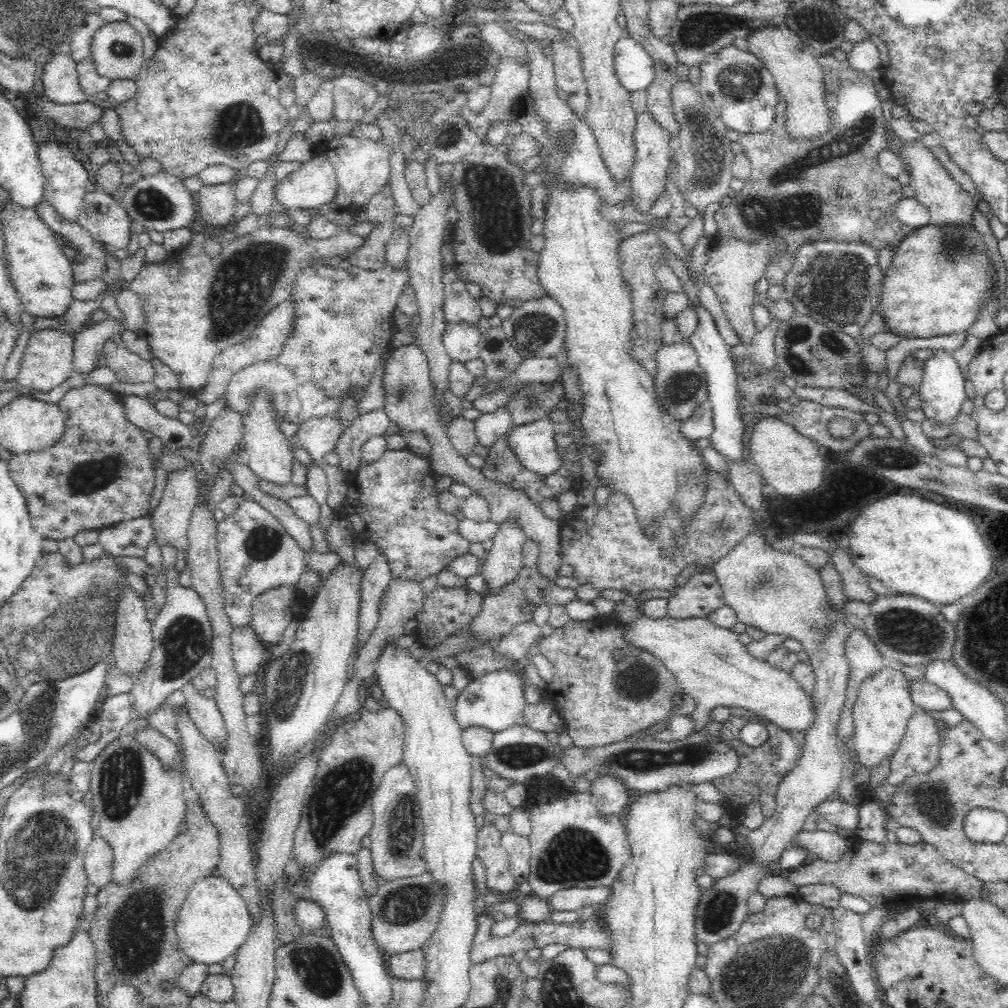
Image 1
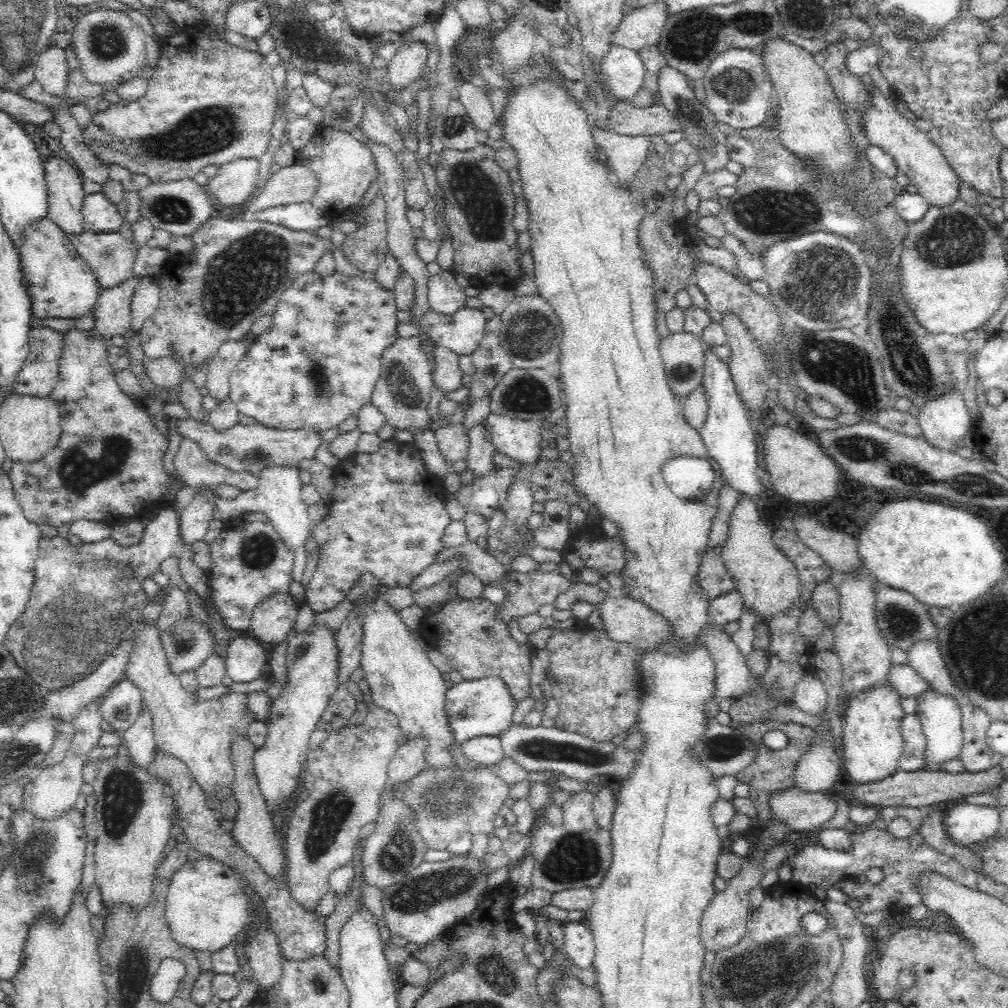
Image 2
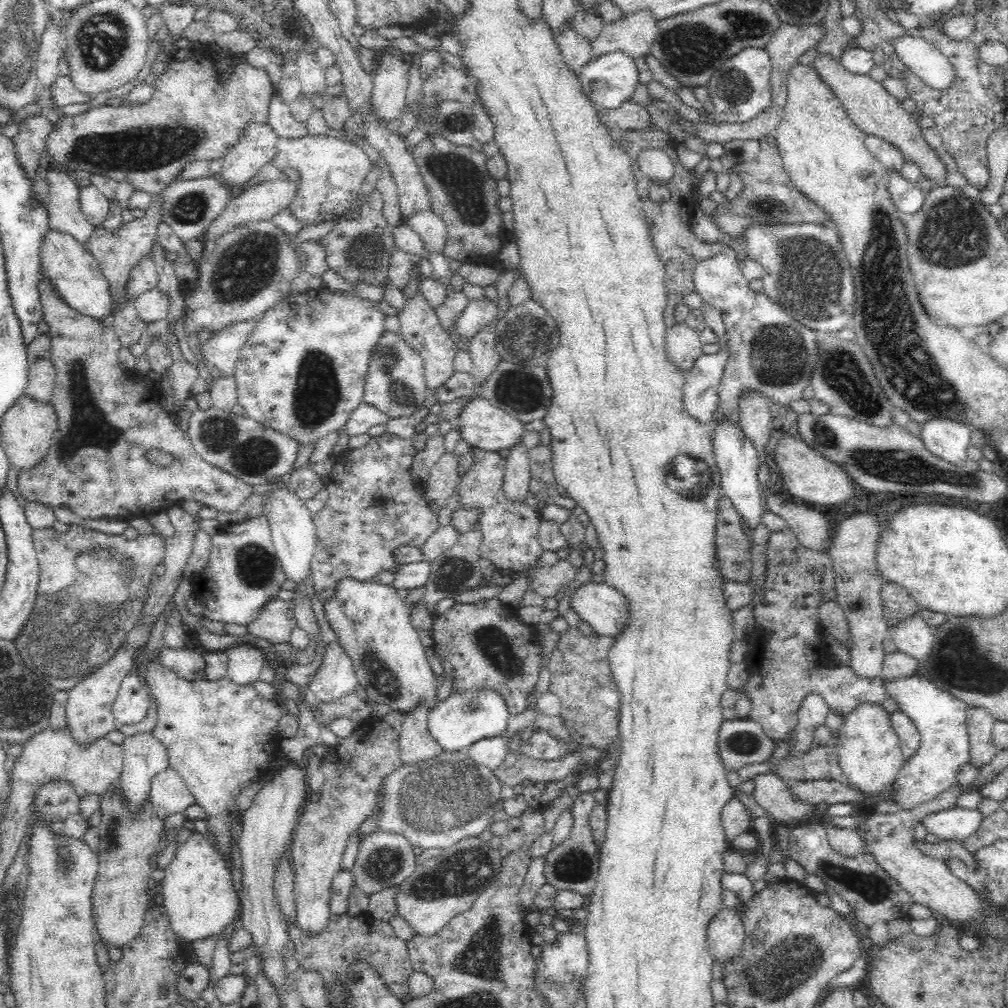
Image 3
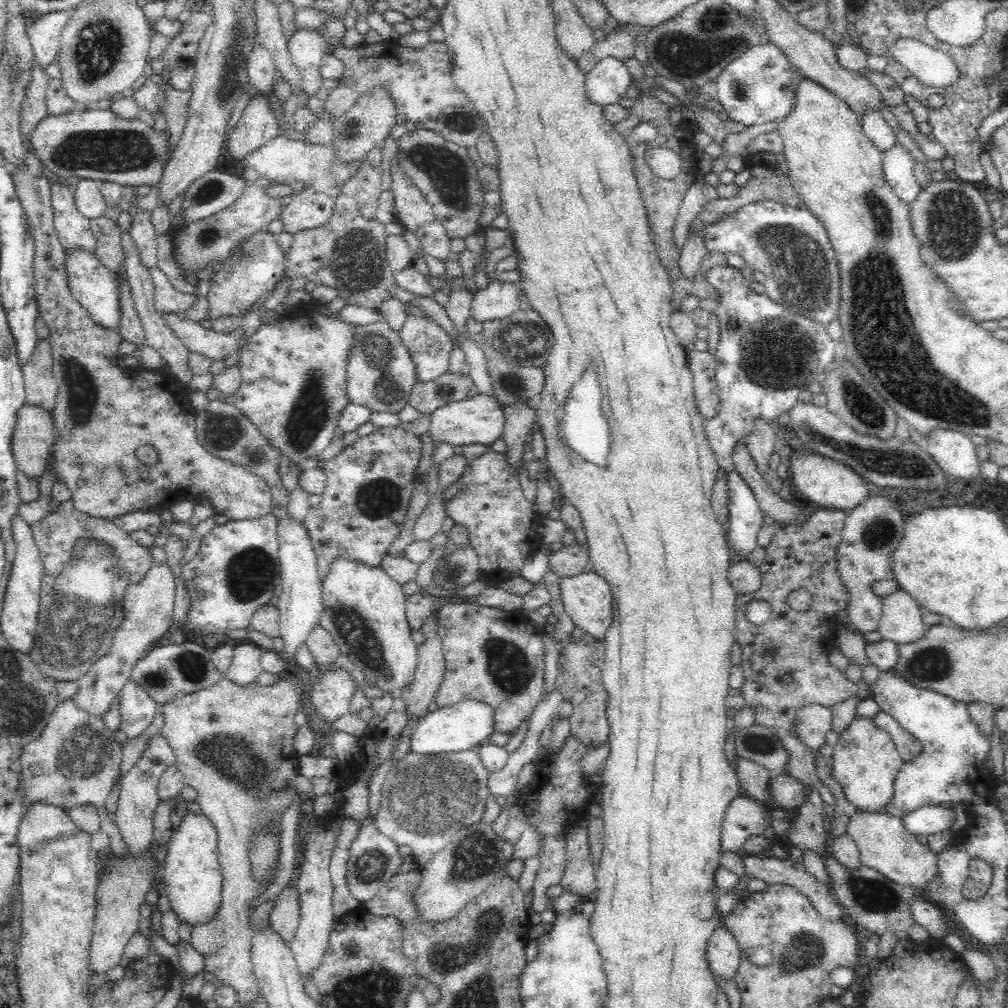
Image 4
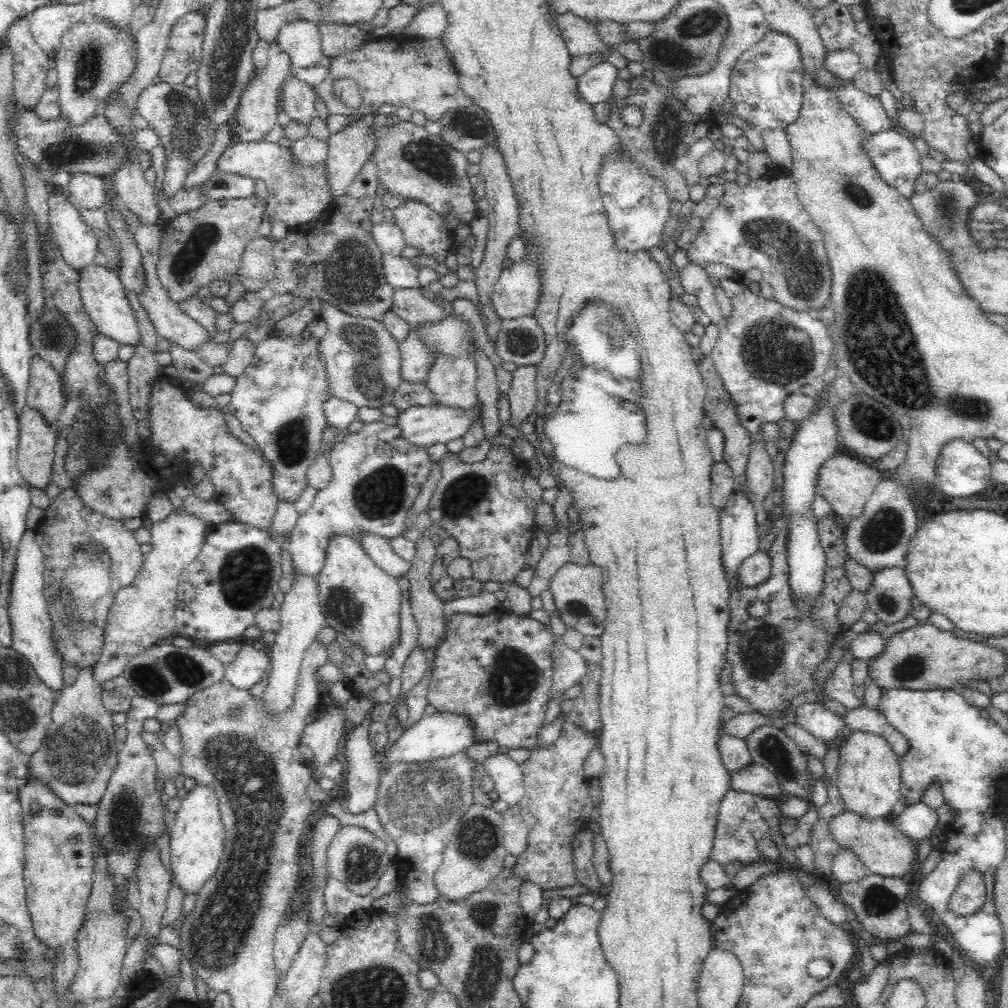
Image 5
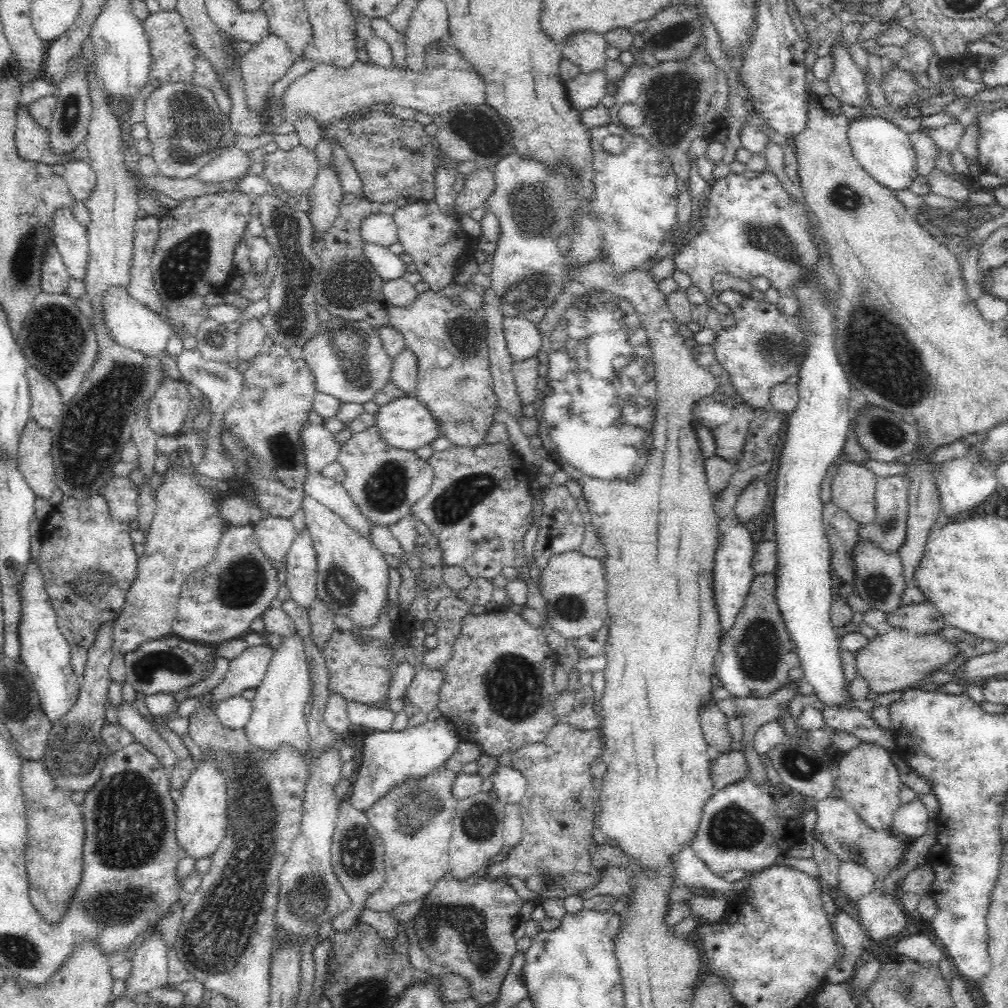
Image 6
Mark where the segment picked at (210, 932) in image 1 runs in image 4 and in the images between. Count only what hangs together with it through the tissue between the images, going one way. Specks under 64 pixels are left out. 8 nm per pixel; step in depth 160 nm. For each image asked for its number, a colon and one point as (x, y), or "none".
2: (206, 907)
3: (197, 892)
4: (193, 874)

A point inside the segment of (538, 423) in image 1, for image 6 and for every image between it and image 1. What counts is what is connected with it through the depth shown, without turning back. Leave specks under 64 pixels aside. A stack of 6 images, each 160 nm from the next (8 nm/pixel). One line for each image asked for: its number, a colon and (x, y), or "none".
2: (518, 439)
3: (480, 424)
4: (476, 420)
5: (424, 426)
6: (404, 423)

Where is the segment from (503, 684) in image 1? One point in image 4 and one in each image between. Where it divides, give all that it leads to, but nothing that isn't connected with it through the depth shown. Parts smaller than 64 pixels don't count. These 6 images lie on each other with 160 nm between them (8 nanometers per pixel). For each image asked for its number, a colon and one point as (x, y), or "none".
2: (484, 707)
3: (463, 718)
4: (459, 727)

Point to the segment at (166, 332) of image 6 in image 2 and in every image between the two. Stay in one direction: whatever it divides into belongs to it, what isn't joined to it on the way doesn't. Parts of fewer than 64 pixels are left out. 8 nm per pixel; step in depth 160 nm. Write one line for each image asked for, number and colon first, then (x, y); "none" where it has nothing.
2: (63, 285)
3: (76, 274)
4: (92, 284)
5: (104, 298)

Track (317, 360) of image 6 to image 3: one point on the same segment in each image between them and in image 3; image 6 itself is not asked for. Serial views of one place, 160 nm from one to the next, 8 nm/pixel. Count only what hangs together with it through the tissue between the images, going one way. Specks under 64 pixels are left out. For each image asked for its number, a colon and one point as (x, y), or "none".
3: (395, 384)
4: (380, 373)
5: (361, 358)

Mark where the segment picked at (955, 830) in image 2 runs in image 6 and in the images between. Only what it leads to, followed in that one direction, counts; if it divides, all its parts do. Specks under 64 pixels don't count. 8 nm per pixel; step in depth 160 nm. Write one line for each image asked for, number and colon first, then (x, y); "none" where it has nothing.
3: (956, 823)
4: (931, 819)
5: (917, 821)
6: (911, 819)

